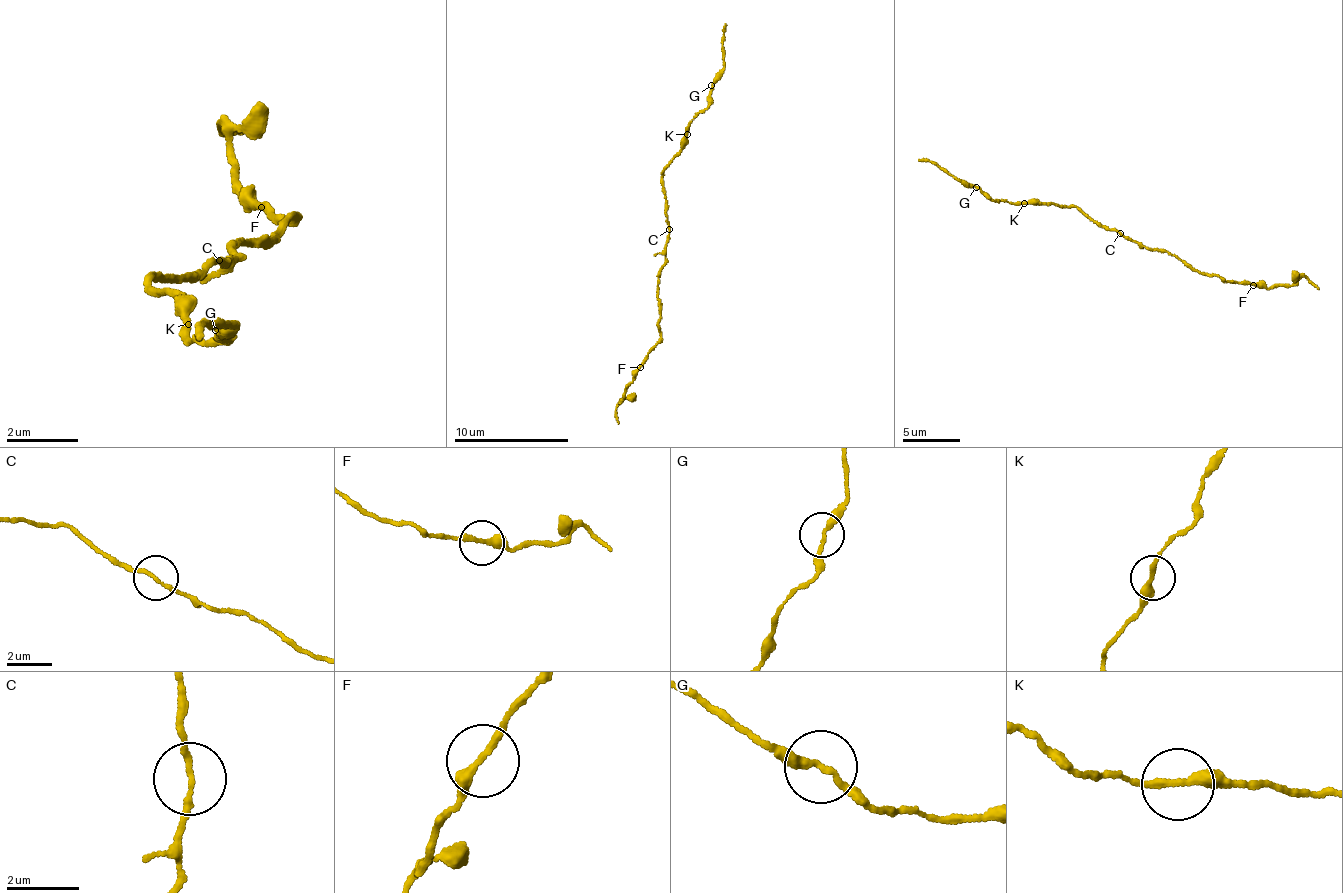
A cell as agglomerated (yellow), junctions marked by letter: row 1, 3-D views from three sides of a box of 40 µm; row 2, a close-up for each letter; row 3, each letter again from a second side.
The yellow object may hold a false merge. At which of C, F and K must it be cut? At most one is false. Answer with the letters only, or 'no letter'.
K

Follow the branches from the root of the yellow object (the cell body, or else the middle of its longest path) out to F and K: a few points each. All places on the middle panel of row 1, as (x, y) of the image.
F: (669, 227), (666, 260), (659, 269), (657, 293), (661, 309), (660, 337), (640, 367)
K: (669, 227), (661, 170), (680, 150), (680, 140), (686, 134)

